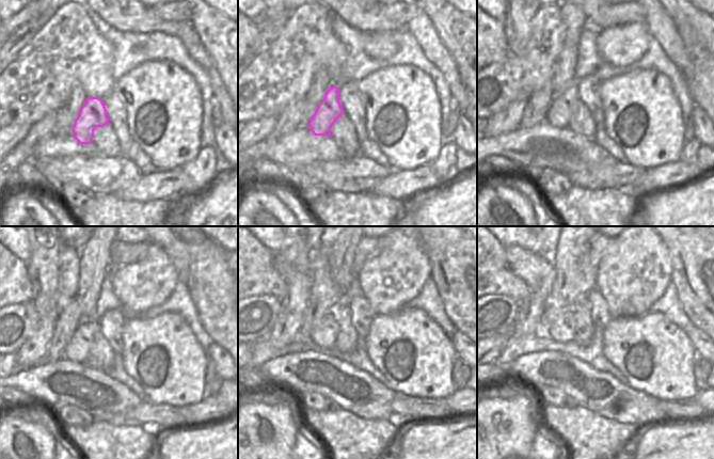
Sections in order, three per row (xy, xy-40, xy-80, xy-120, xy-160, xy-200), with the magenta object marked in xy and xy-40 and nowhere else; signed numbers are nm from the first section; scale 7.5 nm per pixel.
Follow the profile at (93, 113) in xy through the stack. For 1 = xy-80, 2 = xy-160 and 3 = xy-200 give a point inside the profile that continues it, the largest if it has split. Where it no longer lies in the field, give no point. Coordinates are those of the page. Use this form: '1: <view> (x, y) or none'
1: xy-80 (558, 113)
2: xy-160 (323, 334)
3: xy-200 (561, 329)

